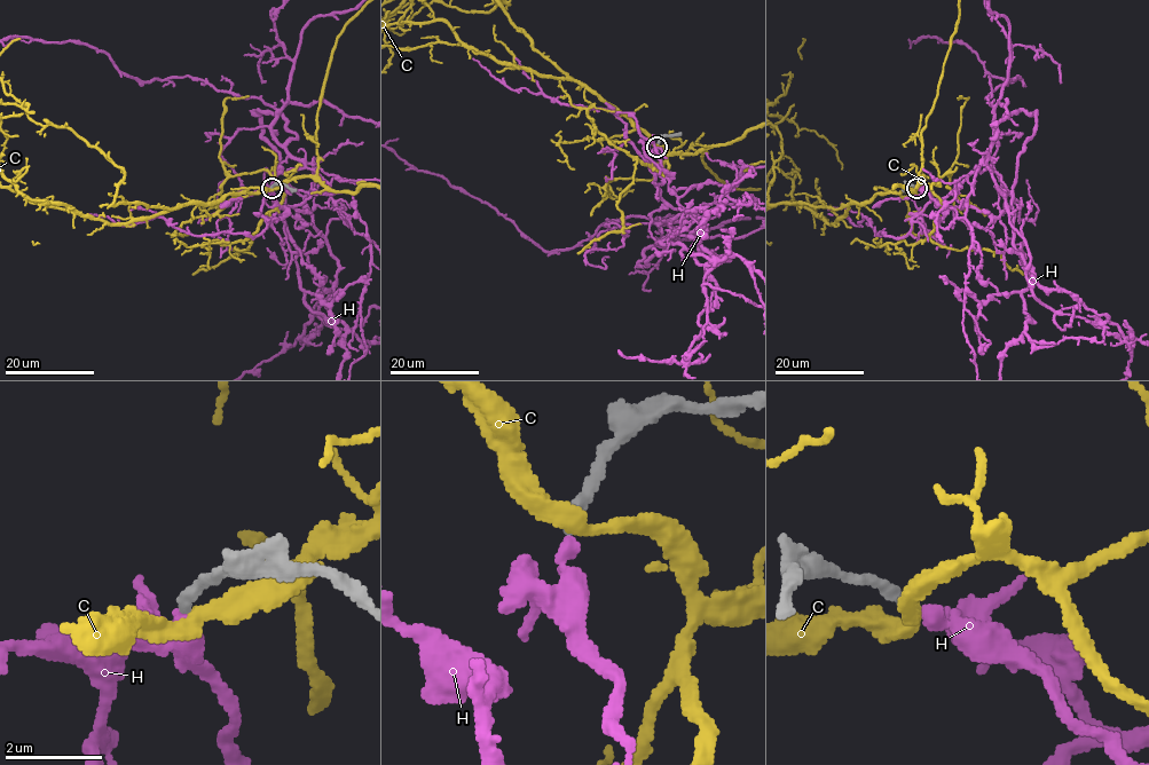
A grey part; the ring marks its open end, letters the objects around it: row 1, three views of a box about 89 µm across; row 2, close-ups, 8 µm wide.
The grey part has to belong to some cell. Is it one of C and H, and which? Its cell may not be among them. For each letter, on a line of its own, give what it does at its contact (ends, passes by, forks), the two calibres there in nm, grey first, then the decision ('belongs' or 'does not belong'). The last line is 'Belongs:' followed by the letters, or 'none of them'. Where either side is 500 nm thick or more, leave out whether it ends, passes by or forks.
C: it passes by; 240 nm thick on the grey side, 320 nm on the other; does not belong
H: it ends there; 220 nm thick on the grey side, 280 nm on the other; belongs
Belongs: H

